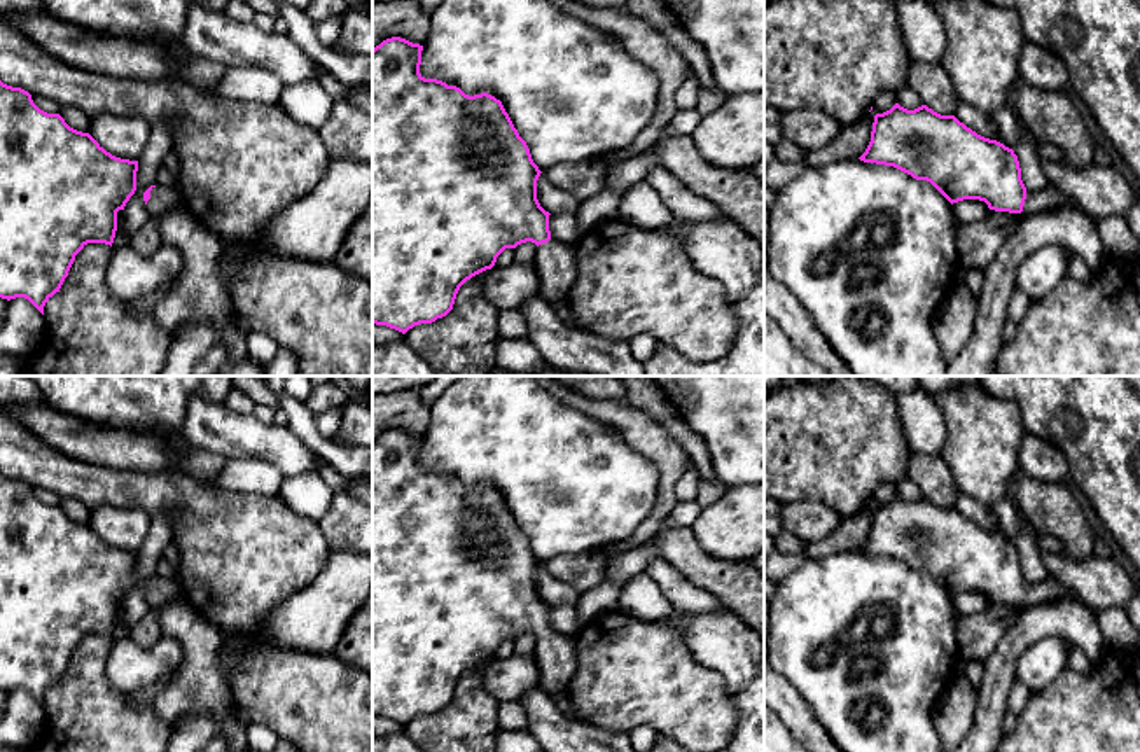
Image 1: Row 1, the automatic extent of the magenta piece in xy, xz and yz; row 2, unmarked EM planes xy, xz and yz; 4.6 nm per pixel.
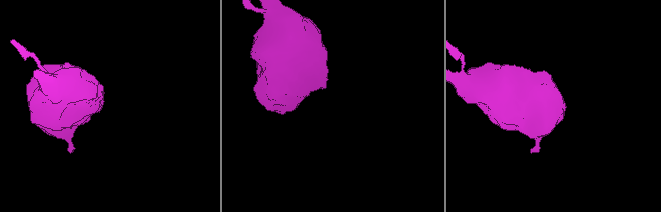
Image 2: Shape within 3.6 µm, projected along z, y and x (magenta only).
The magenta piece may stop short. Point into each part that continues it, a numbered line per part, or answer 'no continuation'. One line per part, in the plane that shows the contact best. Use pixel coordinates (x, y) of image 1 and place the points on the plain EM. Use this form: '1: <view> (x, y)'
1: xy (163, 591)

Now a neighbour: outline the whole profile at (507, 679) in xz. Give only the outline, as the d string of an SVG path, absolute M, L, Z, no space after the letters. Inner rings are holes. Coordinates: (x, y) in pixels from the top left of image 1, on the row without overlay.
M512 654L507 659L491 661L484 672L484 684L500 701L521 701L525 693L539 686L535 656Z

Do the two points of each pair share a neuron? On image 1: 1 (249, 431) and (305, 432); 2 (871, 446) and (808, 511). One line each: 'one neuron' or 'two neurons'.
1: two neurons
2: two neurons

